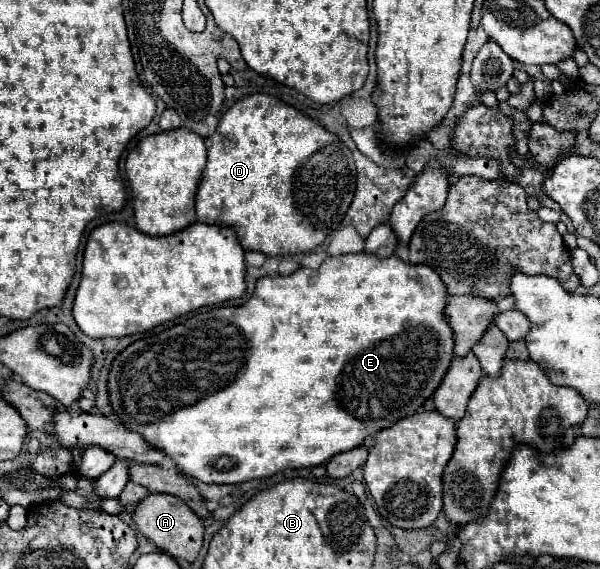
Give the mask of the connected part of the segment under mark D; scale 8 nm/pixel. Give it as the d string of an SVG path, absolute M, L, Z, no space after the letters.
M250 94L242 100L238 100L220 120L214 136L208 138L210 142L210 148L208 148L208 164L206 164L206 170L204 170L204 176L202 176L202 182L198 186L198 194L196 194L196 214L198 214L198 220L204 222L204 224L216 224L216 226L230 226L242 248L244 250L258 250L258 252L264 252L266 256L292 256L292 254L302 254L302 252L310 252L314 250L316 246L320 246L328 234L332 234L348 206L352 204L352 198L354 198L354 192L356 192L356 166L354 166L354 160L352 160L352 152L348 150L348 146L338 138L334 136L332 132L328 134L328 130L318 124L316 120L300 114L296 108L284 104L282 100L274 98L274 96L268 96L268 94Z

